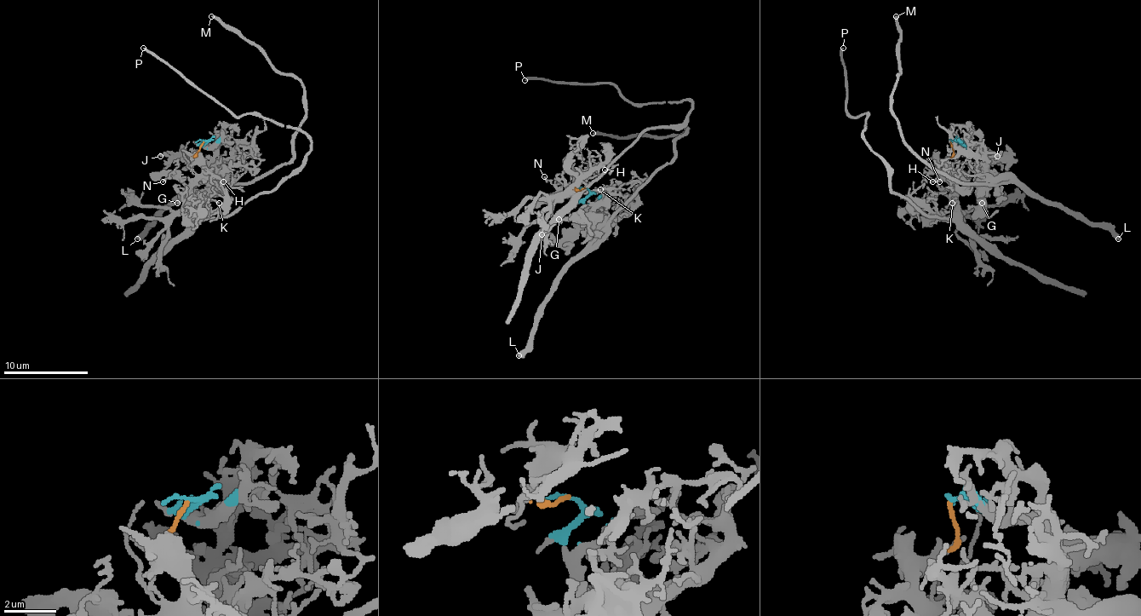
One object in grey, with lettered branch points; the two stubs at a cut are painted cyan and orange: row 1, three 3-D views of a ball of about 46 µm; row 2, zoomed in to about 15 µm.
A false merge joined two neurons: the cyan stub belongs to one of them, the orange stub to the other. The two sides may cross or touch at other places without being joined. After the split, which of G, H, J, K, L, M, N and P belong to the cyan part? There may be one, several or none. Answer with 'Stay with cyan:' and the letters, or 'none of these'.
Stay with cyan: G, J, L, M

